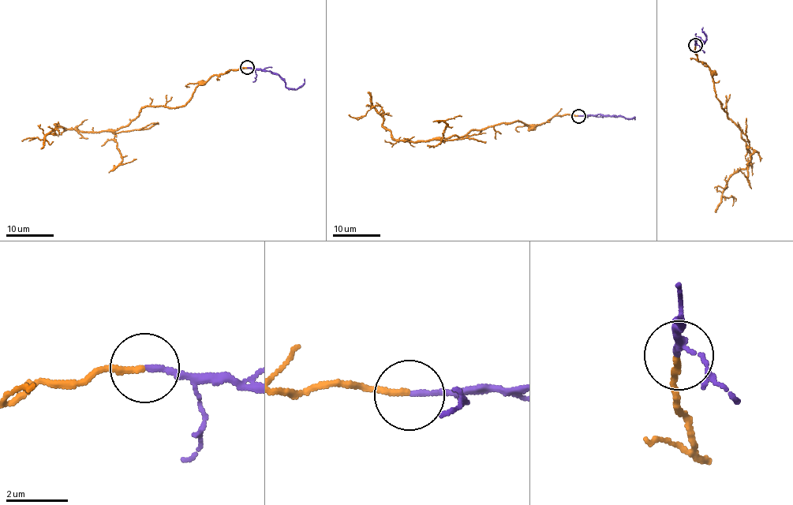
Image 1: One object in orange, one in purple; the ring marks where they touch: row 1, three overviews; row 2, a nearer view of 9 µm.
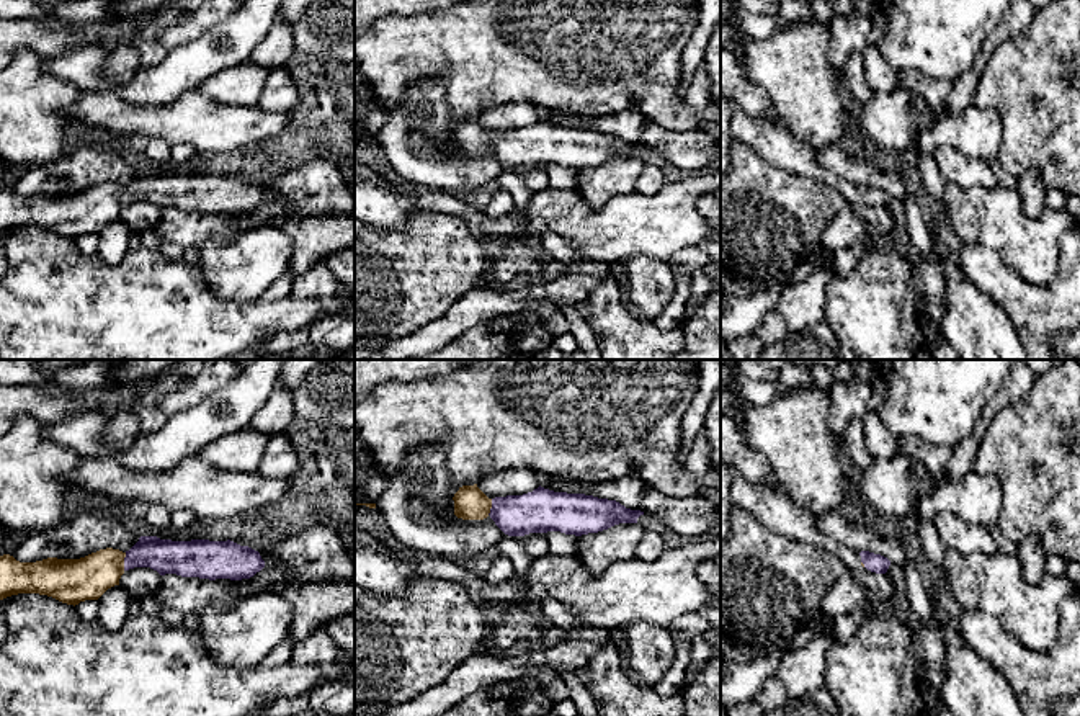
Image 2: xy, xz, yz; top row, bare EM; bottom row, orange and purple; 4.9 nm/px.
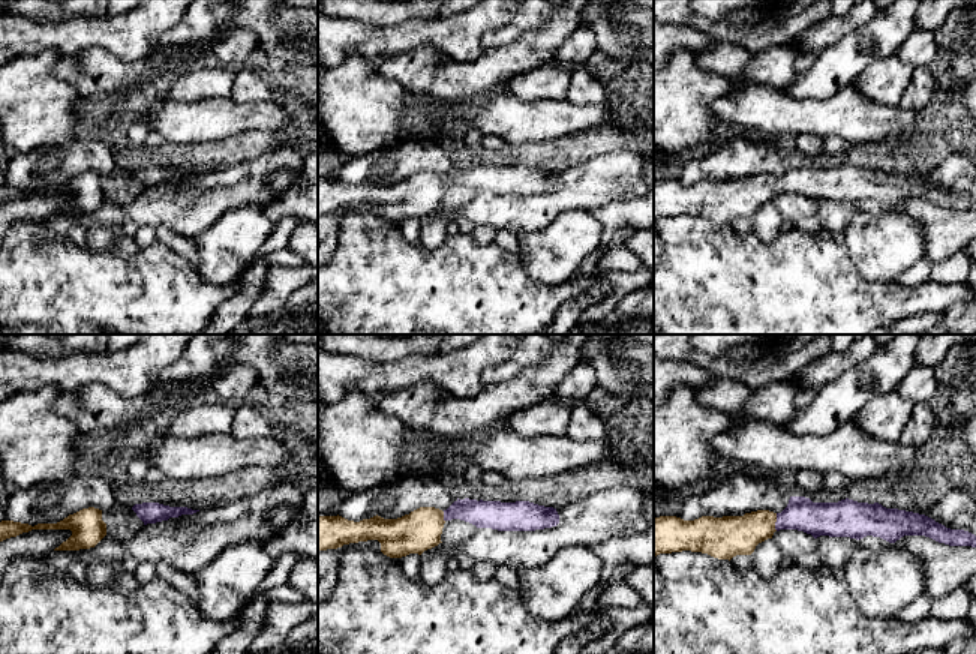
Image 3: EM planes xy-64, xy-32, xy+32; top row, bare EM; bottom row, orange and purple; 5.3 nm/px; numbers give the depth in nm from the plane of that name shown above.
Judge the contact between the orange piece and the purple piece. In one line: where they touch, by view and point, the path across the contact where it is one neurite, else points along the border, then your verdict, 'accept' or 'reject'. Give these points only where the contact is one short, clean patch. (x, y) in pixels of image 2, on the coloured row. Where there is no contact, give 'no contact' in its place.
xy (123, 561) | across xy (89, 577), (111, 563), (123, 561), (136, 556), (165, 556) | accept

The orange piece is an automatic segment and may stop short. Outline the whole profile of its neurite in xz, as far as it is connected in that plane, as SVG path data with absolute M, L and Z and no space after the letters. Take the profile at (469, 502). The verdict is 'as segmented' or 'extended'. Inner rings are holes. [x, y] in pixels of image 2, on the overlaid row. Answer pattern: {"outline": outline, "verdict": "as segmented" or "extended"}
{"outline": "M477 484L462 486L453 500L457 518L484 520L490 517L508 536L547 531L582 536L619 523L637 523L637 518L644 515L616 500L554 492L541 486L523 495L495 499L489 499Z", "verdict": "extended"}

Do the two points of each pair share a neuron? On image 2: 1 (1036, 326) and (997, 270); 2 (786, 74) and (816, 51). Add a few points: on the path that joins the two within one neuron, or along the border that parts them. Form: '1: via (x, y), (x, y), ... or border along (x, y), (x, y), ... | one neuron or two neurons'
1: via (1031, 313), (1002, 283) | one neuron
2: via (793, 67), (809, 51) | one neuron

